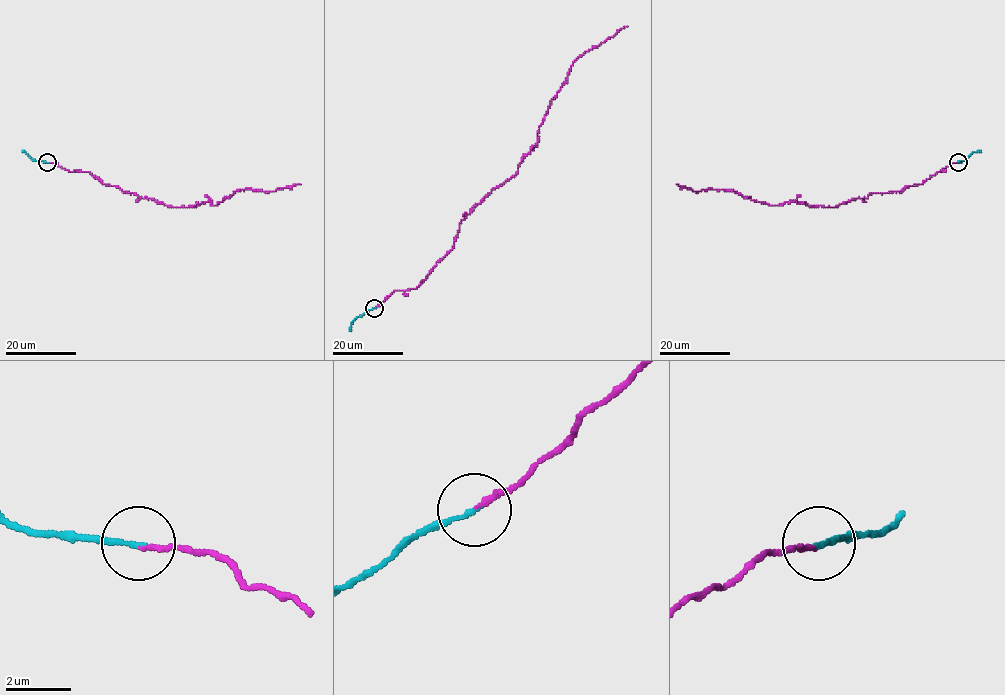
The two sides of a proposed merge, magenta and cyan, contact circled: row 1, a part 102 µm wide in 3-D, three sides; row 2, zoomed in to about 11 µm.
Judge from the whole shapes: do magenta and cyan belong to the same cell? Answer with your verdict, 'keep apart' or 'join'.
keep apart

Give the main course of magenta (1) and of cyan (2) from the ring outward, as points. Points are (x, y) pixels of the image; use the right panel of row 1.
1: (957, 162), (920, 184), (852, 198), (837, 206), (793, 201), (773, 206), (735, 191), (693, 191), (676, 184)
2: (957, 162), (981, 150)

